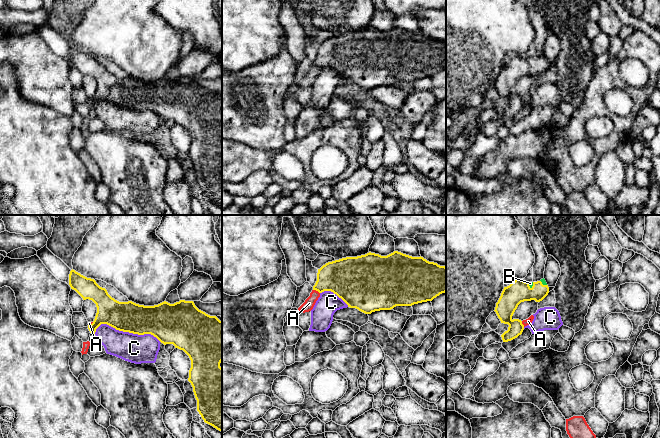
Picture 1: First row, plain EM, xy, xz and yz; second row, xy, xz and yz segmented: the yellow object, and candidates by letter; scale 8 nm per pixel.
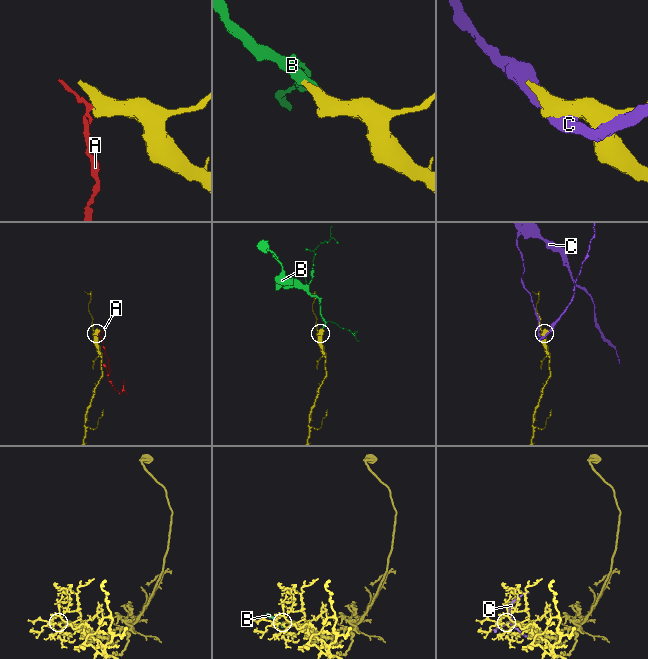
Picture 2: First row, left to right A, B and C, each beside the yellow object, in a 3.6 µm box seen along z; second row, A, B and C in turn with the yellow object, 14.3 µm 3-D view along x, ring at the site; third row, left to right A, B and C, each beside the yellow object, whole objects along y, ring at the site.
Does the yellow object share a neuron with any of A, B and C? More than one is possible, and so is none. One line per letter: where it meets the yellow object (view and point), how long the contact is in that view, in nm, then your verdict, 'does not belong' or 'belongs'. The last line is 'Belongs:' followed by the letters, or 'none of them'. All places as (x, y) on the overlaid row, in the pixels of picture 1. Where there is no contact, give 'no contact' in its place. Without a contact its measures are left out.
A: meets yellow in xz at (316, 290); contact 70 nm long; does not belong
B: meets yellow in yz at (528, 285); contact 60 nm long; belongs
C: meets yellow in xy at (127, 331); contact 550 nm long; does not belong
Belongs: B

